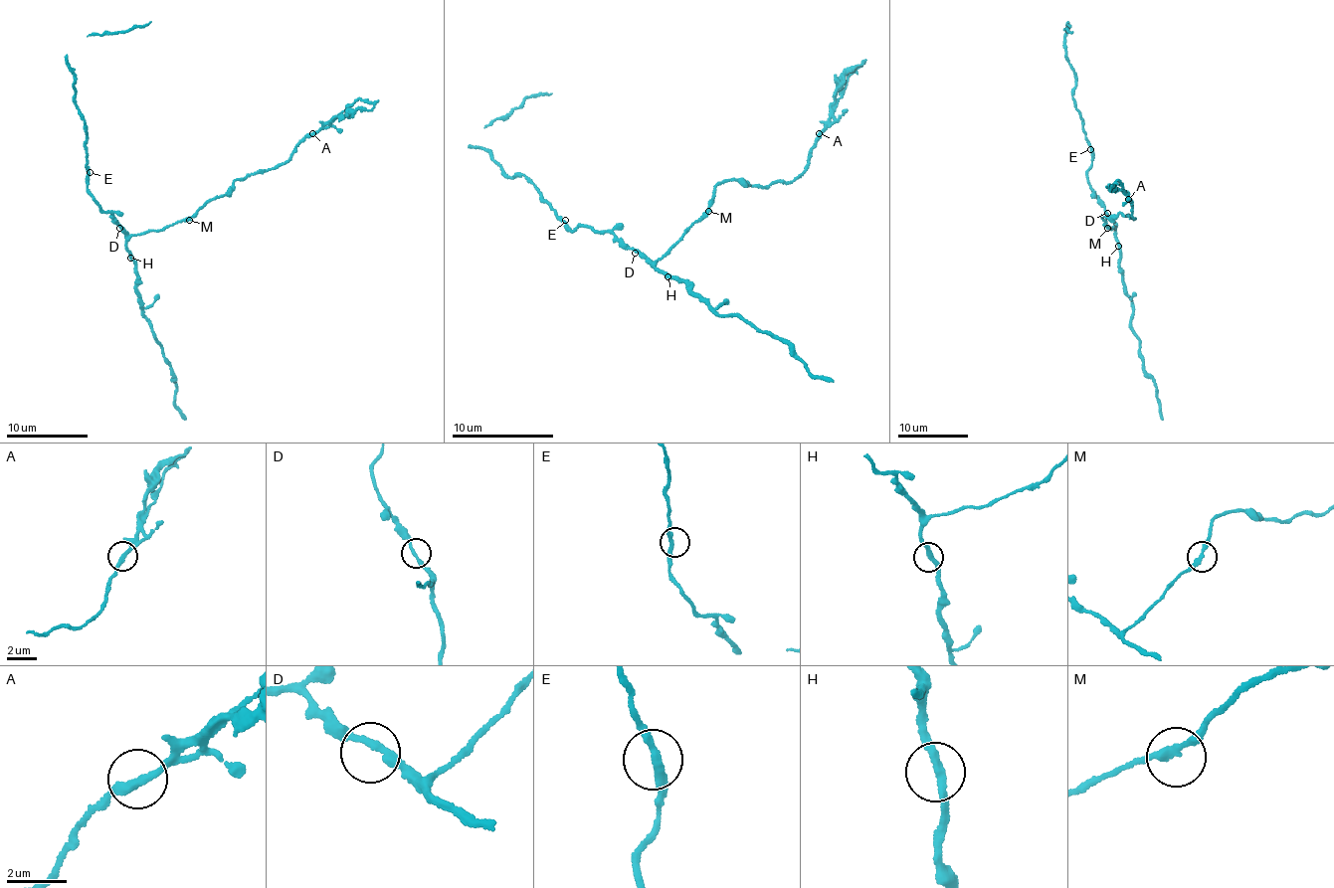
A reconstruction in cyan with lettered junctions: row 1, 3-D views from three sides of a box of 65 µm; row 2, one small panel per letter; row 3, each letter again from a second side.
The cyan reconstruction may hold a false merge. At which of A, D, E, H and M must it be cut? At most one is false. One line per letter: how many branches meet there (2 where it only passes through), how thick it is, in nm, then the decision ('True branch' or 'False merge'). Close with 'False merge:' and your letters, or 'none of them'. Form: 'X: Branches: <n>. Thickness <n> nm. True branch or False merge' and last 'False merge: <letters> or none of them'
A: Branches: 2. Thickness 280 nm. False merge
D: Branches: 2. Thickness 260 nm. True branch
E: Branches: 2. Thickness 280 nm. True branch
H: Branches: 2. Thickness 280 nm. True branch
M: Branches: 2. Thickness 260 nm. True branch
False merge: A

